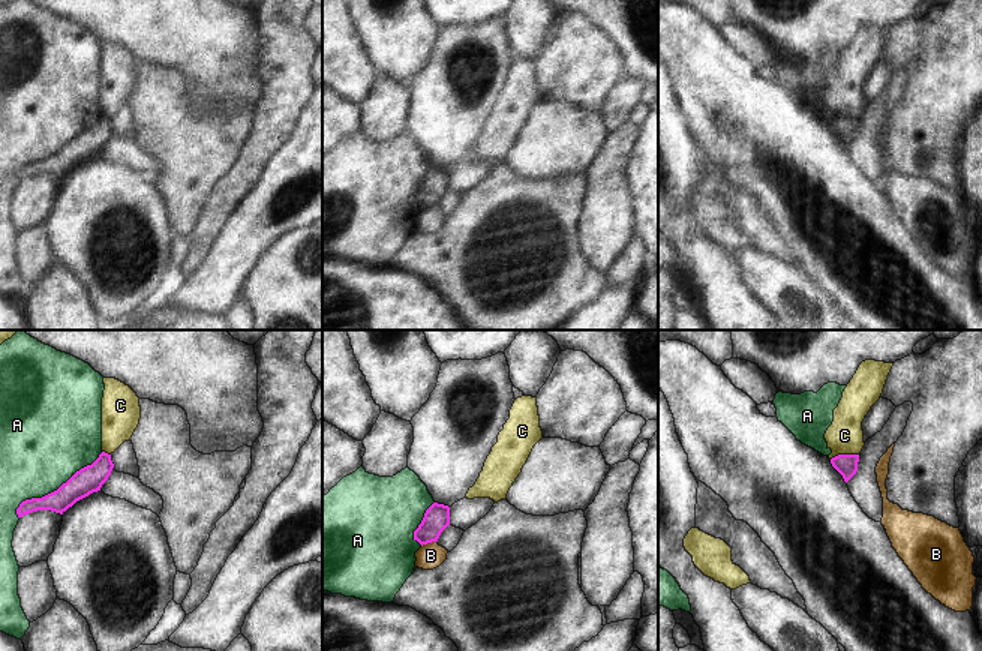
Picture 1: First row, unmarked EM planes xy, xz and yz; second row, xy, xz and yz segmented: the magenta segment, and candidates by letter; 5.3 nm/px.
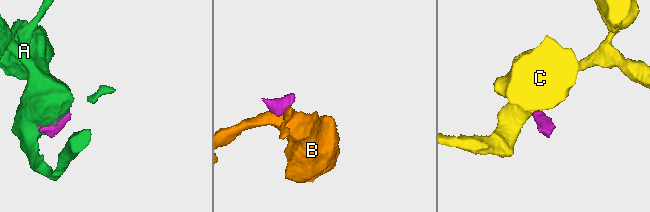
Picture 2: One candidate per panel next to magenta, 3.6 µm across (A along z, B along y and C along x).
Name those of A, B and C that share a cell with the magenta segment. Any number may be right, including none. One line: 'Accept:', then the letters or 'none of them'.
Accept: none of them

